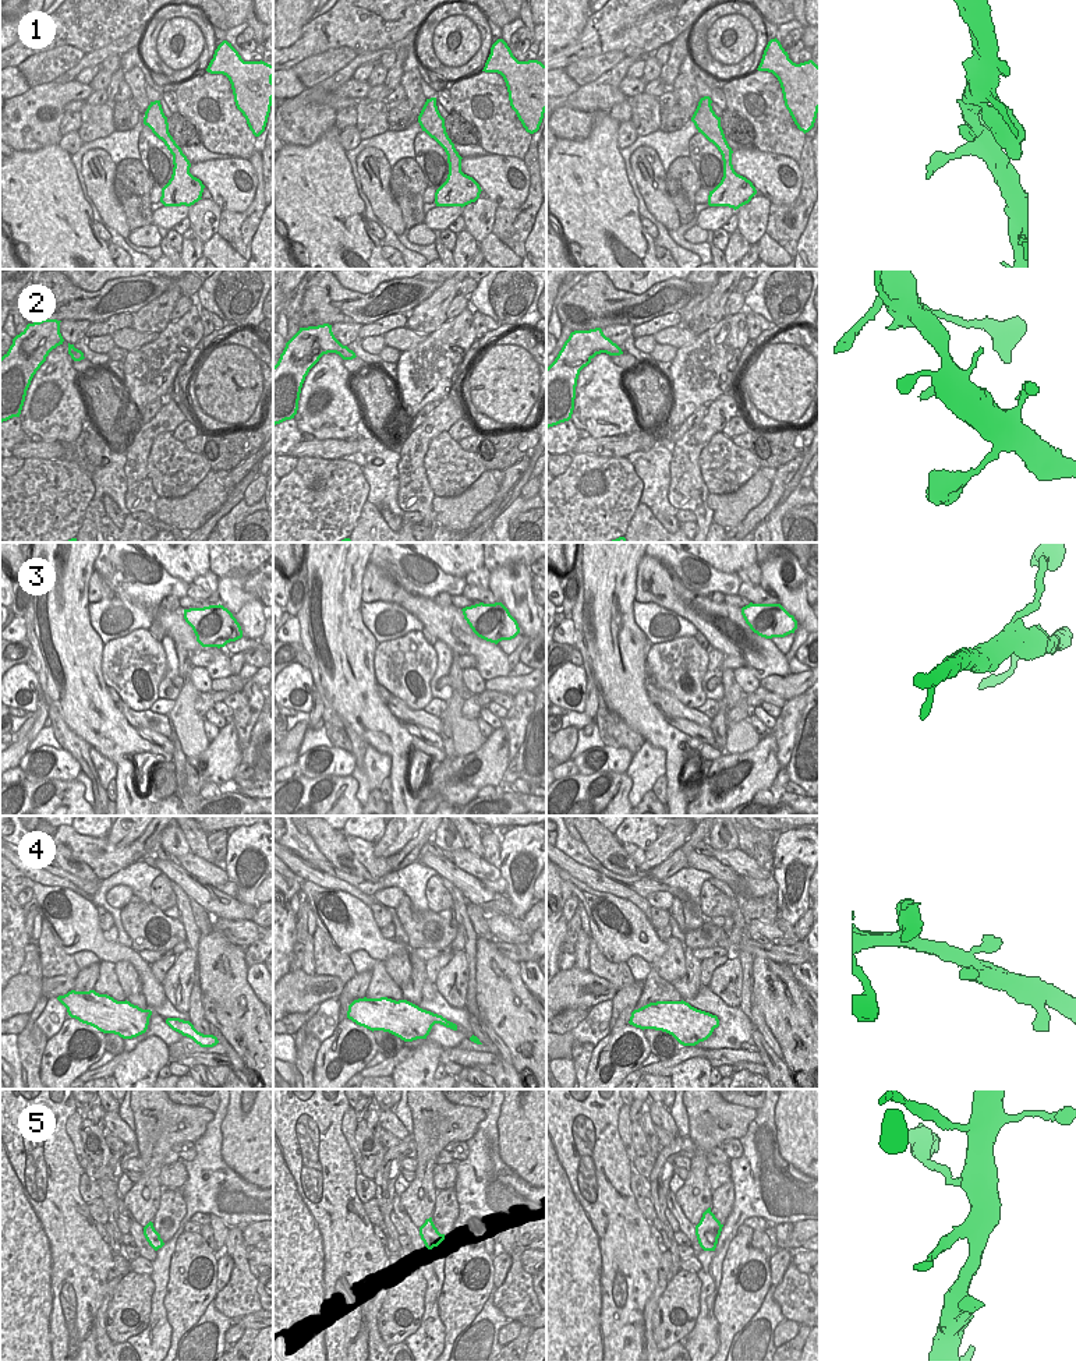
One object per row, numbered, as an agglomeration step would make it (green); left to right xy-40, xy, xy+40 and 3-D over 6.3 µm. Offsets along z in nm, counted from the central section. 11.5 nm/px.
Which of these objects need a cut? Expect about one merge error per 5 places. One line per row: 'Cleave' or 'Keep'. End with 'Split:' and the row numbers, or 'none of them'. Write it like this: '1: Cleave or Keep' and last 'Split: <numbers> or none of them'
1: Keep
2: Keep
3: Keep
4: Keep
5: Cleave
Split: 5.

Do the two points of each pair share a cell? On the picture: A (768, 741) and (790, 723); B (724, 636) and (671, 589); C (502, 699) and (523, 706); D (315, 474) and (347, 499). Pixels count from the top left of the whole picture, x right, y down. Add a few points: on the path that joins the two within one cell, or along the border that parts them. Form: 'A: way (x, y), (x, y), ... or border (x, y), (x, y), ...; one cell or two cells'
A: border (771, 731), (775, 738), (777, 760), (781, 767); two cells
B: way (711, 624), (696, 608), (683, 601); one cell
C: border (515, 696), (513, 704), (508, 710); two cells
D: way (324, 483), (332, 491), (339, 491); one cell

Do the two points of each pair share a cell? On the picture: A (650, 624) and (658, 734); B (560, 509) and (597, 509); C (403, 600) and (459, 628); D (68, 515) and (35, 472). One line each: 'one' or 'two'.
A: two
B: one
C: one
D: one

